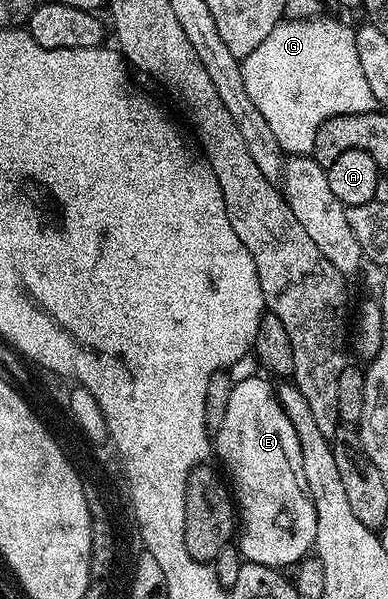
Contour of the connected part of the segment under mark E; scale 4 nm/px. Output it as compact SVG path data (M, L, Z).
M263 378L238 379L232 385L225 420L213 434L213 454L223 461L233 491L240 555L253 564L291 568L312 553L317 512L309 496L297 432L285 416L273 386L271 390L268 379Z

